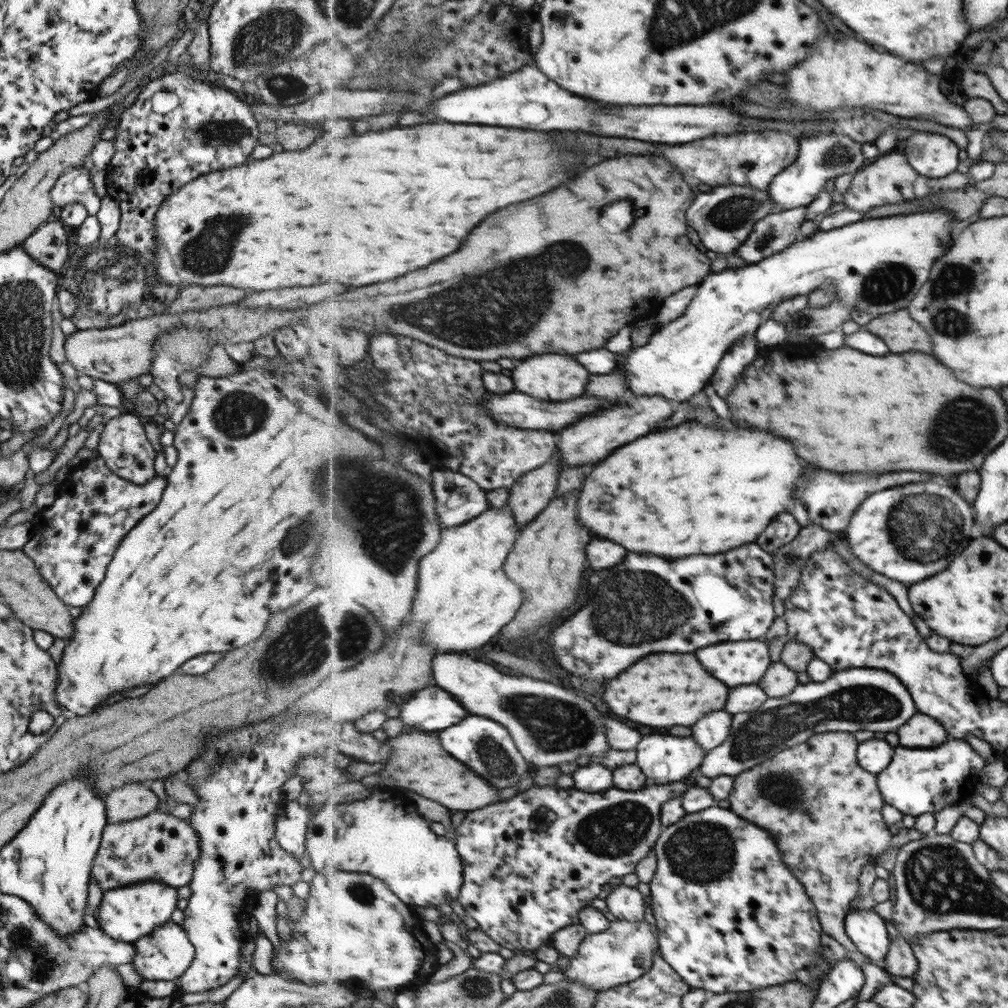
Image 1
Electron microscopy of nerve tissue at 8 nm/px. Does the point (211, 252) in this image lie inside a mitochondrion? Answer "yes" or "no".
yes

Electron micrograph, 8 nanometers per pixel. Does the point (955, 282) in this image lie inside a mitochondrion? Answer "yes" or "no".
yes

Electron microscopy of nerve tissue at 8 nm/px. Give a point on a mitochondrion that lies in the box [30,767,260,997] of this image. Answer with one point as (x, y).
(50, 966)

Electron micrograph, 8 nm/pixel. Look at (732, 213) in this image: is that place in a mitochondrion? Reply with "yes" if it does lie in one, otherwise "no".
yes

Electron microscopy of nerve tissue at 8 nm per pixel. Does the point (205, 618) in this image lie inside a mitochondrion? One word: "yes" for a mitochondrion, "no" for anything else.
no

